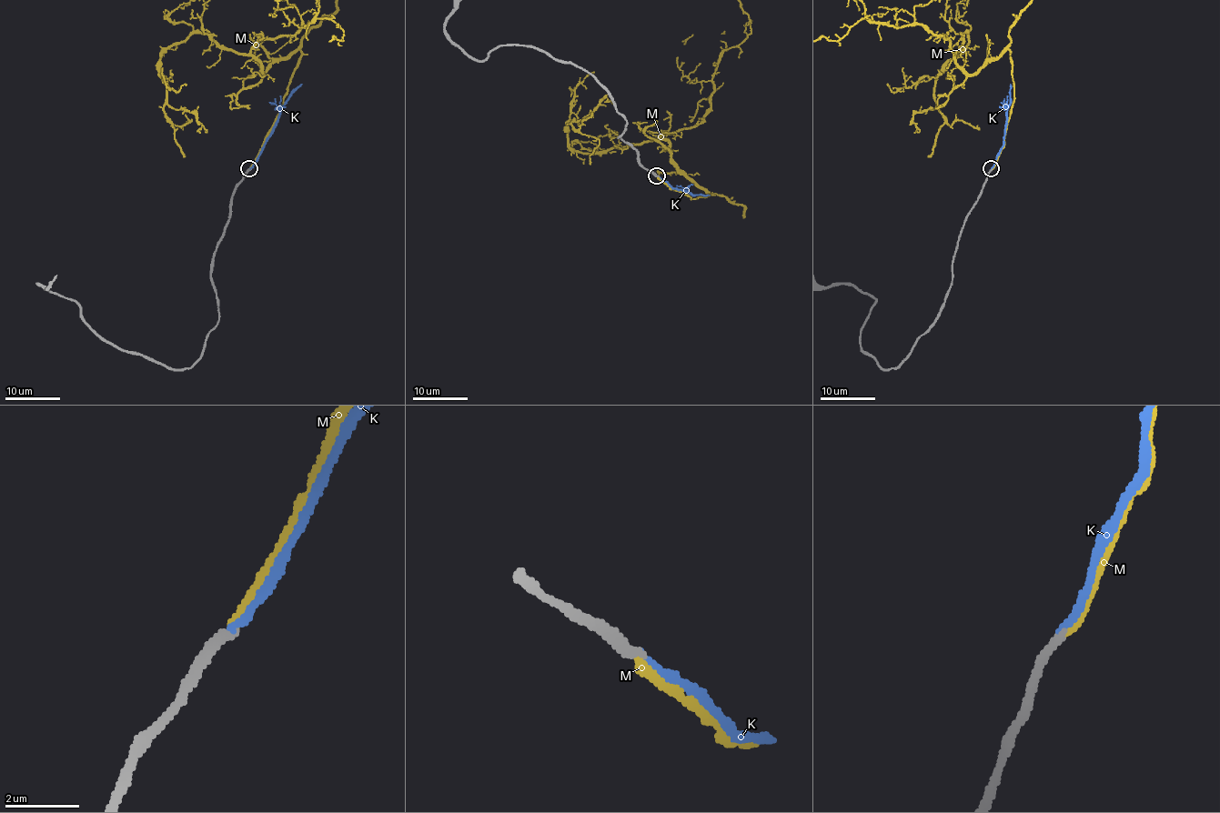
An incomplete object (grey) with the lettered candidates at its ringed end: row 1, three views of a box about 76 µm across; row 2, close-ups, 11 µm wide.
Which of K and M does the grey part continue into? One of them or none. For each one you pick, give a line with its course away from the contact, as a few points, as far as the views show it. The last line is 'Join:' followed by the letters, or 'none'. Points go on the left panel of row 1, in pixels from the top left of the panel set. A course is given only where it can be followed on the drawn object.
K: via (249, 168), (278, 117), (279, 107), (301, 85)
Join: K

